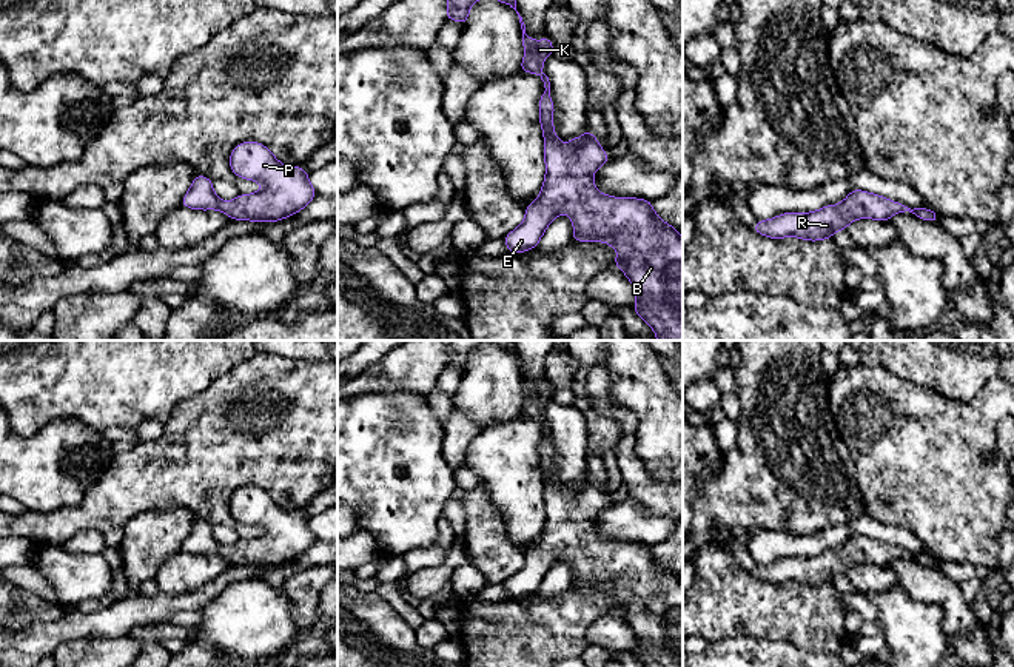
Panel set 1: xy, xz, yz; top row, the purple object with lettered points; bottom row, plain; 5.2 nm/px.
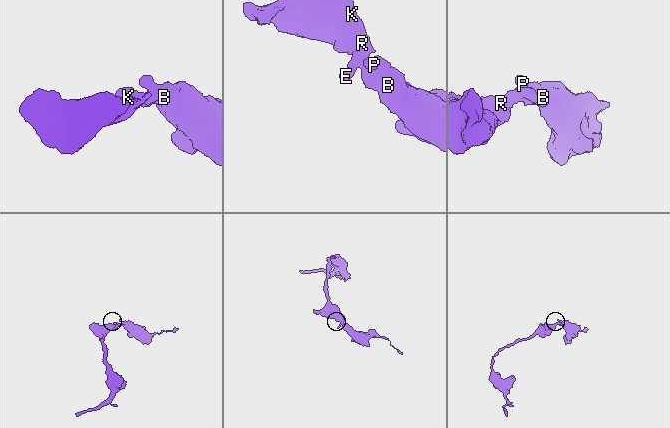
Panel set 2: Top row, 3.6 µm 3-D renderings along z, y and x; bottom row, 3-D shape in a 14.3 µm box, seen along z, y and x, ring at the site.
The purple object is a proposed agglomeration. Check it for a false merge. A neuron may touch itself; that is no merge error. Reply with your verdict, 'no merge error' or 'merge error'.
no merge error

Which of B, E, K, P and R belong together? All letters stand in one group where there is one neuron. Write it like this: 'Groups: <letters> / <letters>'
Groups: B E K P R

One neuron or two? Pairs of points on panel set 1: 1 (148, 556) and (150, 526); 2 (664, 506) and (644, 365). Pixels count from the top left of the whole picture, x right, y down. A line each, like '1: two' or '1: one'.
1: one
2: two

